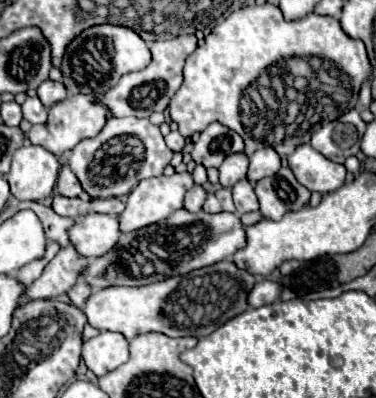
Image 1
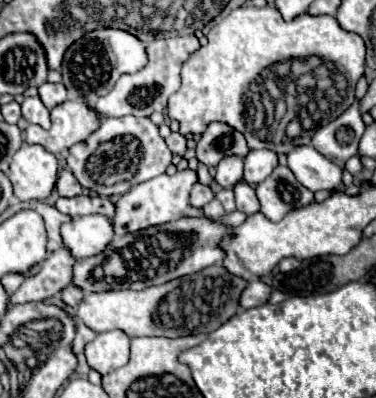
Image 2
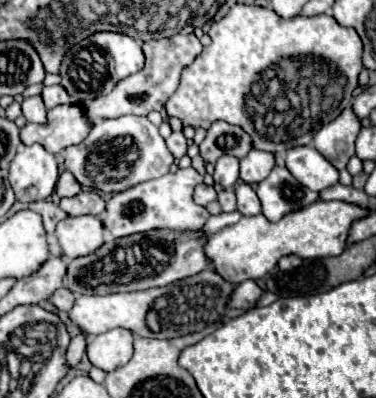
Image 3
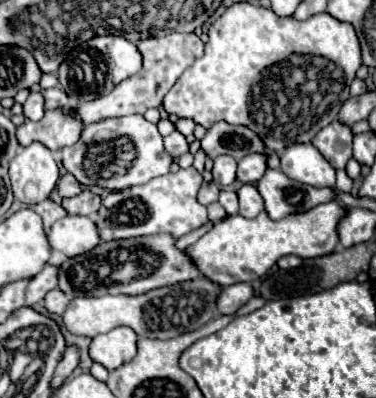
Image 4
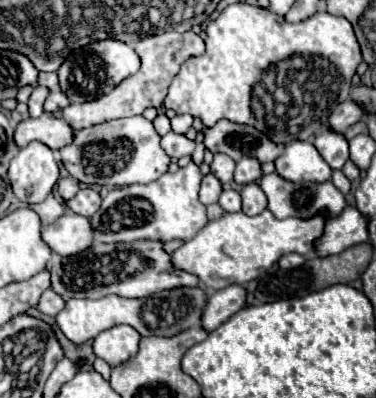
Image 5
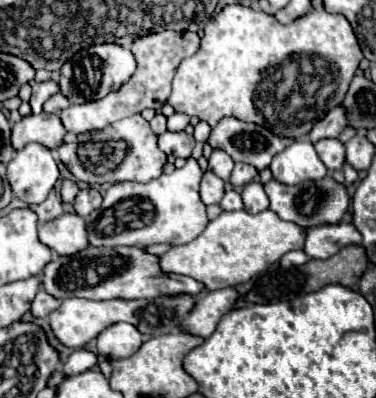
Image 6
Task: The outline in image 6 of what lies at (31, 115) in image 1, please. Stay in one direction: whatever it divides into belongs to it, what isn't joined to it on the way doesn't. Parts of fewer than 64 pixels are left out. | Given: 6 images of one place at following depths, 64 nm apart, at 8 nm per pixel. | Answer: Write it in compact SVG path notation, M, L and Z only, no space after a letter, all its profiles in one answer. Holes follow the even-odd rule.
M46 80L46 82L40 82L40 84L34 84L32 86L32 98L30 98L30 104L32 104L32 114L40 114L42 112L42 104L58 92L58 82L56 80Z

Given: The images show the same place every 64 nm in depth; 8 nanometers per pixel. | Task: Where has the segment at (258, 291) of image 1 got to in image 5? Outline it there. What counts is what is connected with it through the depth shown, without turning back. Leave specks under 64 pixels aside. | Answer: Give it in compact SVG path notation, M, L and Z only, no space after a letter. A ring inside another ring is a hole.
M238 284L222 288L208 296L208 304L204 308L204 316L200 316L200 324L206 332L216 330L222 322L226 322L232 314L236 314L246 300L246 290Z

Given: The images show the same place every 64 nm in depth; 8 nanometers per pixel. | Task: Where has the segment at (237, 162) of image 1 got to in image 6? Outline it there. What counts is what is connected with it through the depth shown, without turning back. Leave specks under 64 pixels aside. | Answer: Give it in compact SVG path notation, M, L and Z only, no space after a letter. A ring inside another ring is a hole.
M214 150L212 156L208 158L208 170L214 172L224 182L228 182L230 174L232 174L232 168L234 168L234 160L224 150Z

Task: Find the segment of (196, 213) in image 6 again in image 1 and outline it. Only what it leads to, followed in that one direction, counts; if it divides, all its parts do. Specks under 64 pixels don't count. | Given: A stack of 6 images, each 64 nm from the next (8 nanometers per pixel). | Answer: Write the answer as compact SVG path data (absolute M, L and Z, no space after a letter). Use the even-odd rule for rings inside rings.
M182 172L182 174L174 174L174 176L156 176L156 178L148 178L138 182L132 192L128 194L126 200L126 208L124 212L118 216L120 220L120 232L132 232L138 228L144 228L148 224L156 224L160 220L166 220L172 212L176 212L178 208L184 206L184 194L194 186L192 174L190 172Z

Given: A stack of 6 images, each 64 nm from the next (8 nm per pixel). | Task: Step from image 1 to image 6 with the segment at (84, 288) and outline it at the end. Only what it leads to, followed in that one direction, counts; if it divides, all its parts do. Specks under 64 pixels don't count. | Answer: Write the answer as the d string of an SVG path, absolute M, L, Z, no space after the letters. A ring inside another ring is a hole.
M40 290L32 302L32 316L34 318L46 318L52 310L56 310L60 306L60 300L56 300L54 296L48 296L44 290Z

